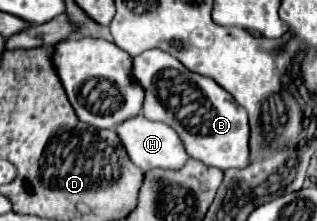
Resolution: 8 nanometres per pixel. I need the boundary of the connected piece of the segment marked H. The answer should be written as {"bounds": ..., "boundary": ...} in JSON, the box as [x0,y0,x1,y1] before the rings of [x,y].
{"bounds":[115,116,189,170],"boundary":[[[139,116],[139,118],[131,118],[123,124],[119,124],[115,128],[115,132],[119,134],[121,142],[125,144],[127,148],[127,154],[131,156],[131,160],[135,162],[135,166],[139,166],[141,170],[153,170],[153,168],[165,168],[165,170],[181,170],[187,160],[189,160],[189,154],[179,138],[179,134],[163,124],[163,122],[153,122],[153,120],[147,120],[145,116]]]}

